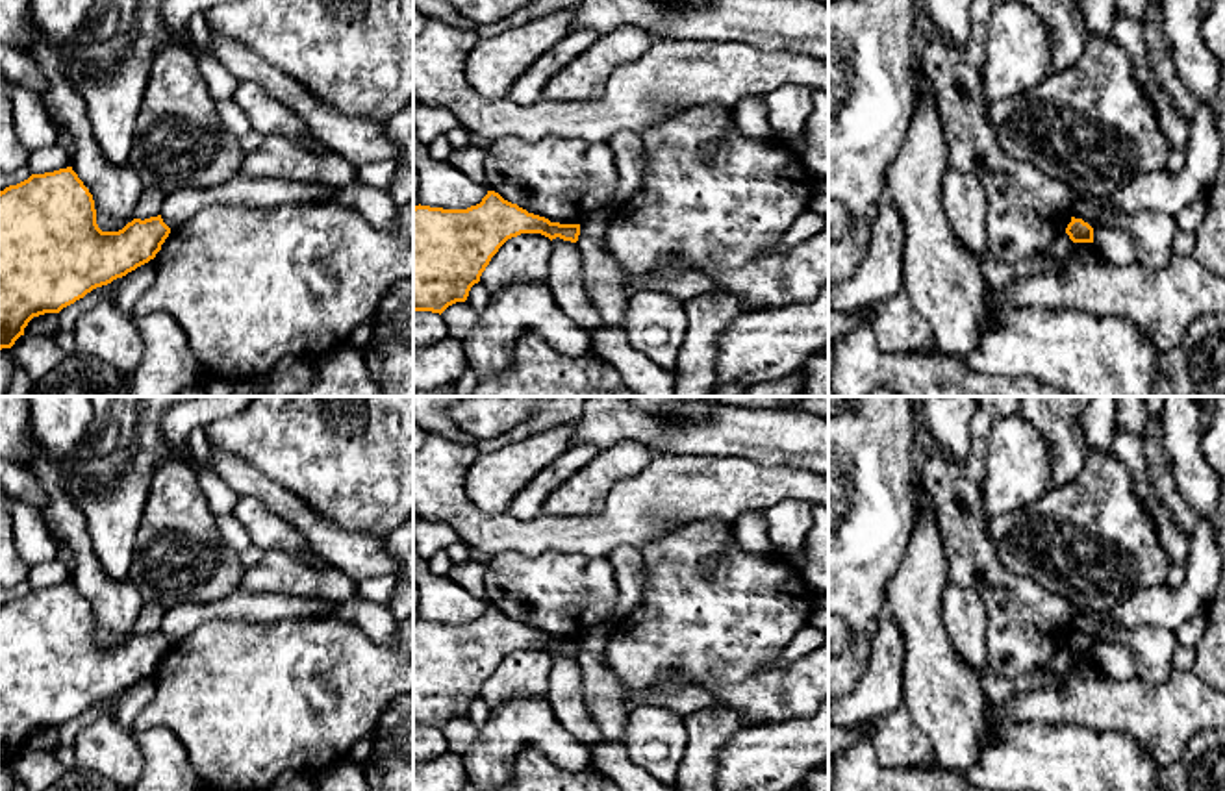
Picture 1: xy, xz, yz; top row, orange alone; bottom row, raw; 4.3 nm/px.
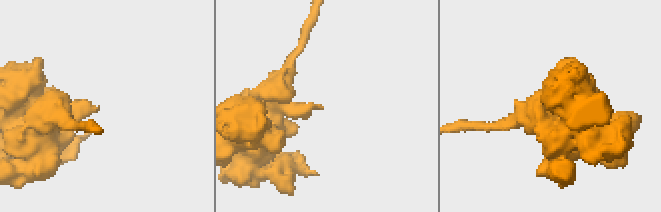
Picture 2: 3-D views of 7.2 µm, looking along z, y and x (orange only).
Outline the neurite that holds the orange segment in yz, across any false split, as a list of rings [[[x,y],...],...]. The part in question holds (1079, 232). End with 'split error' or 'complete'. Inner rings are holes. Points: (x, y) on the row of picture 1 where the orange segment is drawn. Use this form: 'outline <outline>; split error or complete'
outline [[[1071,217],[1066,233],[1073,243],[1093,243],[1093,228],[1082,219]]]; complete

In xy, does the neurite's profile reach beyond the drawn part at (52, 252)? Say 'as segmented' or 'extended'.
as segmented

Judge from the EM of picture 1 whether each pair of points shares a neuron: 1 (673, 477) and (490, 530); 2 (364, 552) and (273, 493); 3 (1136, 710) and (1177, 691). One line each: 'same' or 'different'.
1: same
2: same
3: same

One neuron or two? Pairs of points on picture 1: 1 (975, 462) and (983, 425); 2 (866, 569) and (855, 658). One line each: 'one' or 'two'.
1: one
2: two

